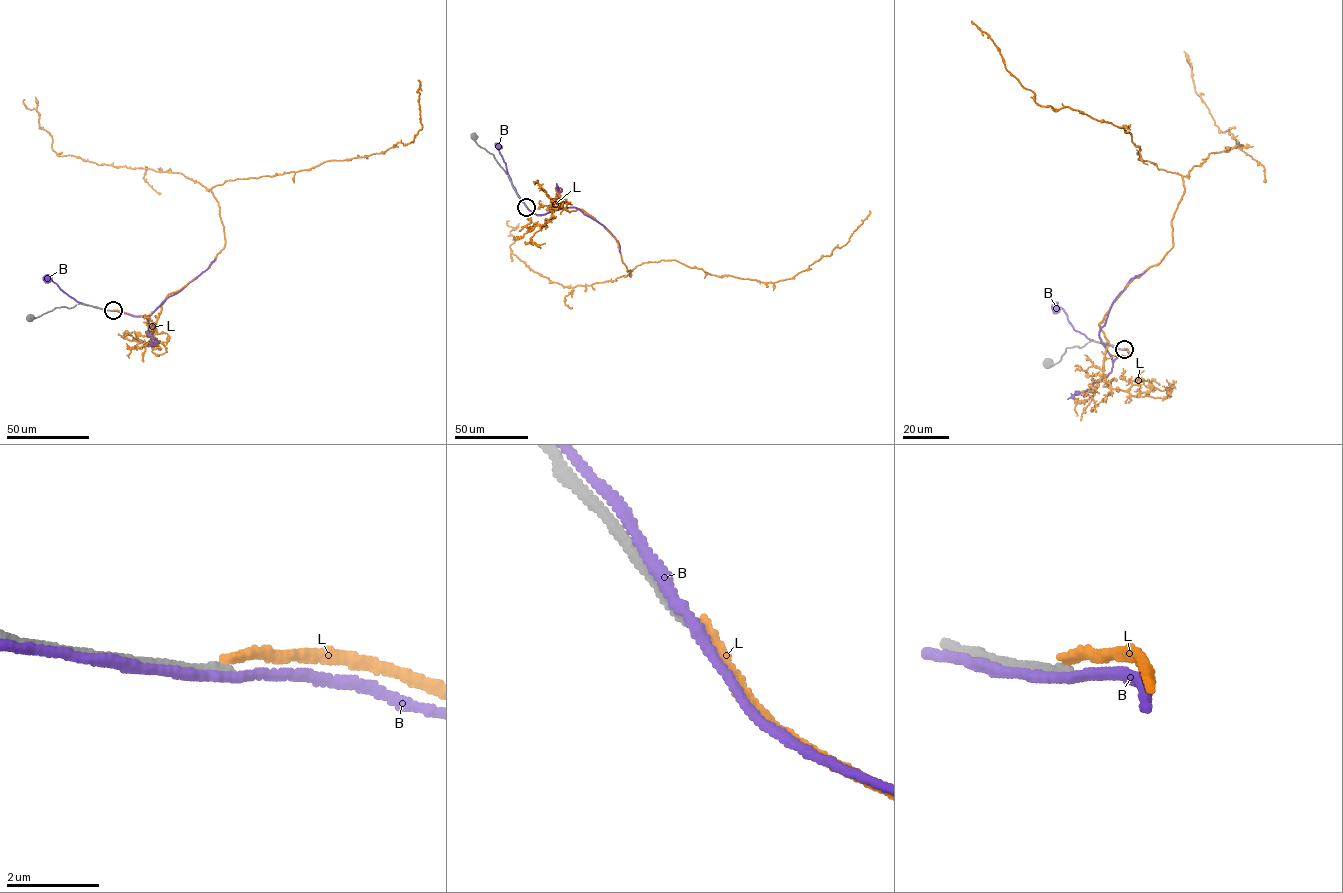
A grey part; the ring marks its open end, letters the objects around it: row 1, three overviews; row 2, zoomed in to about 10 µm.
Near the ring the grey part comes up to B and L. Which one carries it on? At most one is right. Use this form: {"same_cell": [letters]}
{"same_cell": []}

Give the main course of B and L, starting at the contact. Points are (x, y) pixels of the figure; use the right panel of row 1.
B: (1122, 349), (1087, 339), (1075, 331), (1063, 309), (1057, 307)
L: (1123, 349), (1109, 354), (1099, 324), (1172, 247), (1182, 176), (1138, 159), (1124, 129), (1035, 102), (971, 20)

